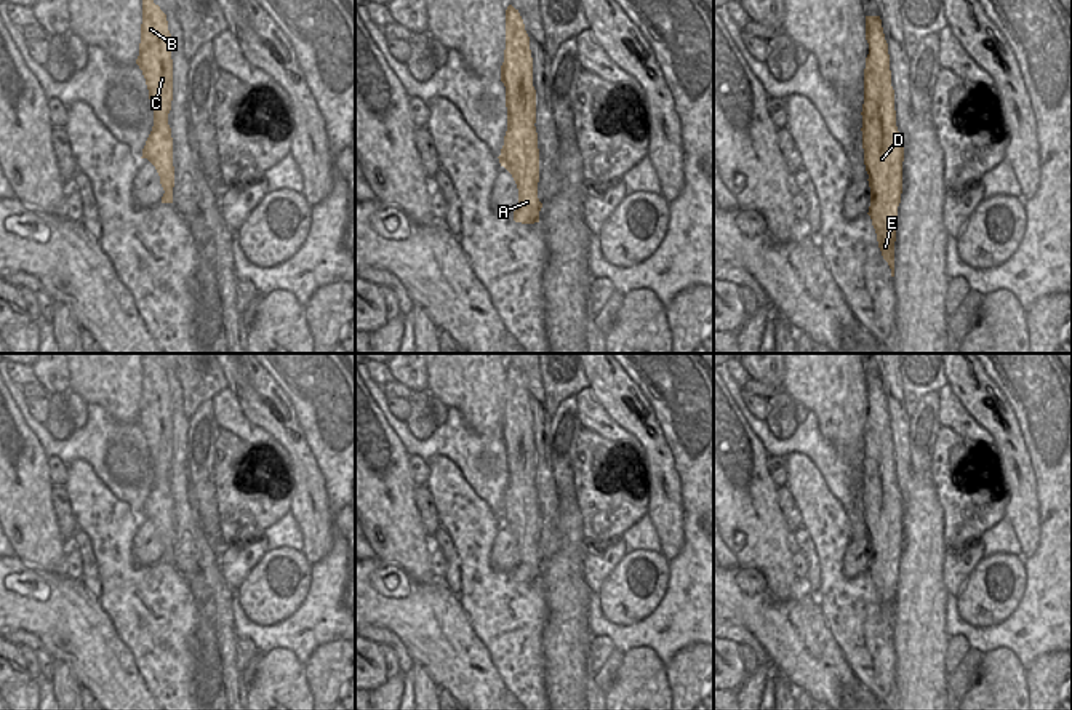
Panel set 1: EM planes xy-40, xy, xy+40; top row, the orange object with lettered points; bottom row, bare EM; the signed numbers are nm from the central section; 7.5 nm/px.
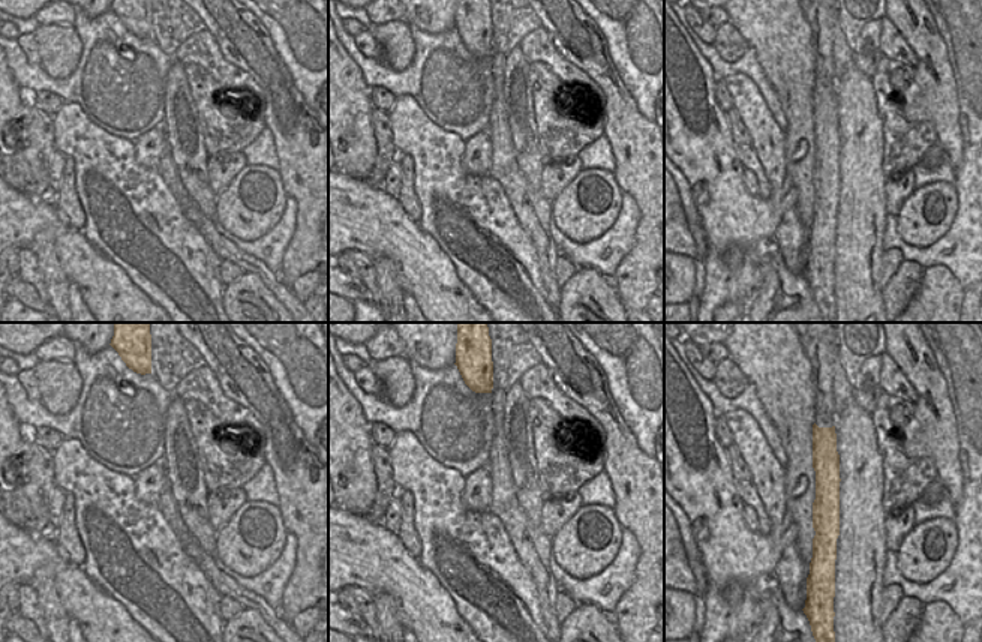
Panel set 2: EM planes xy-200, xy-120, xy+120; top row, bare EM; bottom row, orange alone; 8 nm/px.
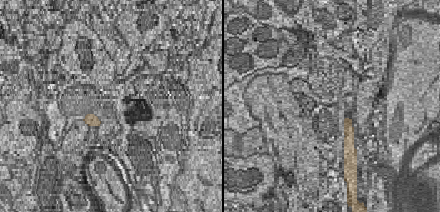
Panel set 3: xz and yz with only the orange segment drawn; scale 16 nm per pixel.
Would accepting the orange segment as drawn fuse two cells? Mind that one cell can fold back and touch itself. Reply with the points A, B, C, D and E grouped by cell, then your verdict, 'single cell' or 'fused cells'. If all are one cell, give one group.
A B C D E | single cell

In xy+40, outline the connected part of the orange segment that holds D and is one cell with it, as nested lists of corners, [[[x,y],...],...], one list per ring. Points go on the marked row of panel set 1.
[[[866,16],[869,54],[864,69],[862,149],[869,174],[869,216],[878,248],[894,277],[898,206],[902,193],[904,146],[896,126],[890,54],[880,16]]]

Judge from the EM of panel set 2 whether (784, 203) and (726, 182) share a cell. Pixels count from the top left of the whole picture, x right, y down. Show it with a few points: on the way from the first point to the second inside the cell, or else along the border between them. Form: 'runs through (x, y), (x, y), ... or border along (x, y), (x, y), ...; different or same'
runs through (769, 204), (748, 204), (741, 197); same

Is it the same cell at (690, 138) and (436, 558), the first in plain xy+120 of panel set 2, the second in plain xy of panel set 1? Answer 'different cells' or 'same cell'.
different cells

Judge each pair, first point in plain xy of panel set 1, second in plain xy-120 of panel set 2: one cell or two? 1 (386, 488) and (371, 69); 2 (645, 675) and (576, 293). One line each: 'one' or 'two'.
1: two
2: one

